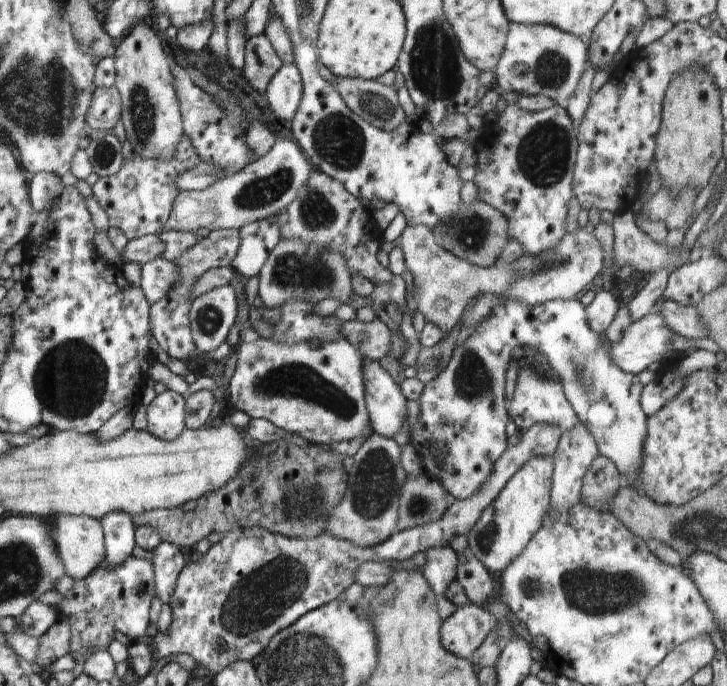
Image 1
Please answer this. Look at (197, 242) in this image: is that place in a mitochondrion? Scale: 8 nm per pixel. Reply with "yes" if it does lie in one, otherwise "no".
no

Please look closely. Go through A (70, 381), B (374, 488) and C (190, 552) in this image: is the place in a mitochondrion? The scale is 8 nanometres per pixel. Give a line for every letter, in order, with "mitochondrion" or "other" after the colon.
A: mitochondrion
B: mitochondrion
C: other

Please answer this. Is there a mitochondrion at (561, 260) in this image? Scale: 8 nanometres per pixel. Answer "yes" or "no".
yes

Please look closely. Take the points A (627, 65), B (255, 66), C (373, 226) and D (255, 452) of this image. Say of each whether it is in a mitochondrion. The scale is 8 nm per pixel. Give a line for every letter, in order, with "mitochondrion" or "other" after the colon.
A: other
B: other
C: other
D: other

